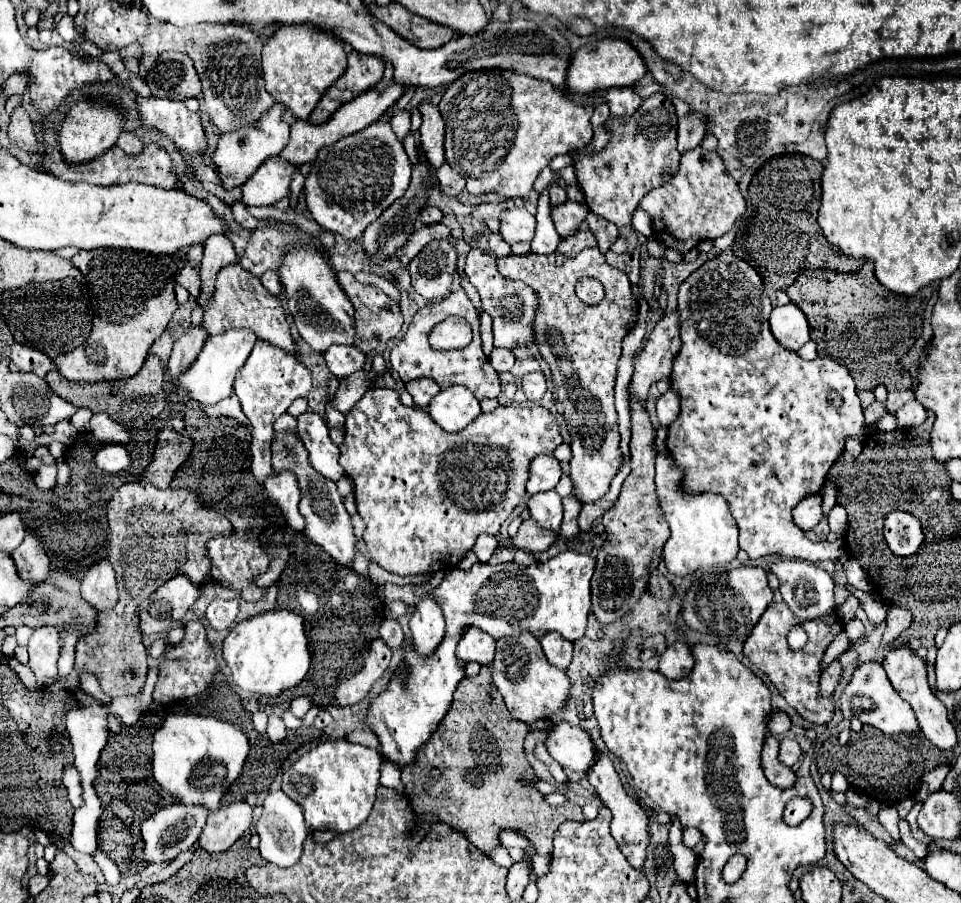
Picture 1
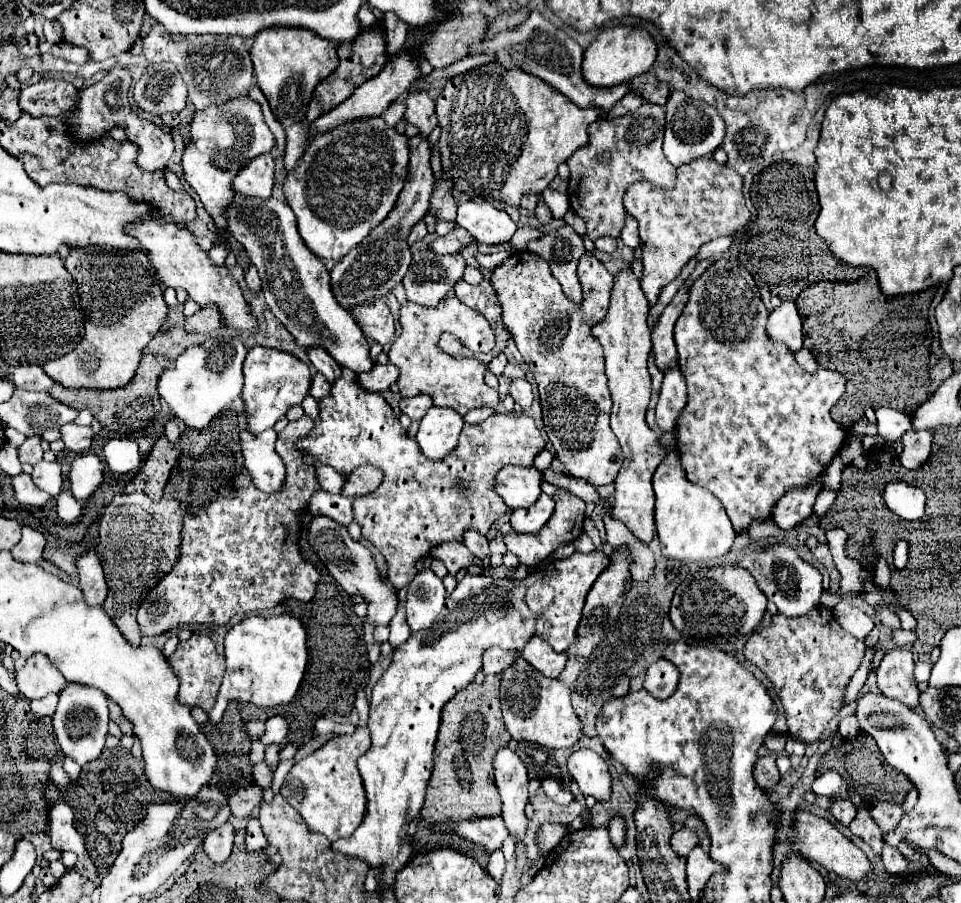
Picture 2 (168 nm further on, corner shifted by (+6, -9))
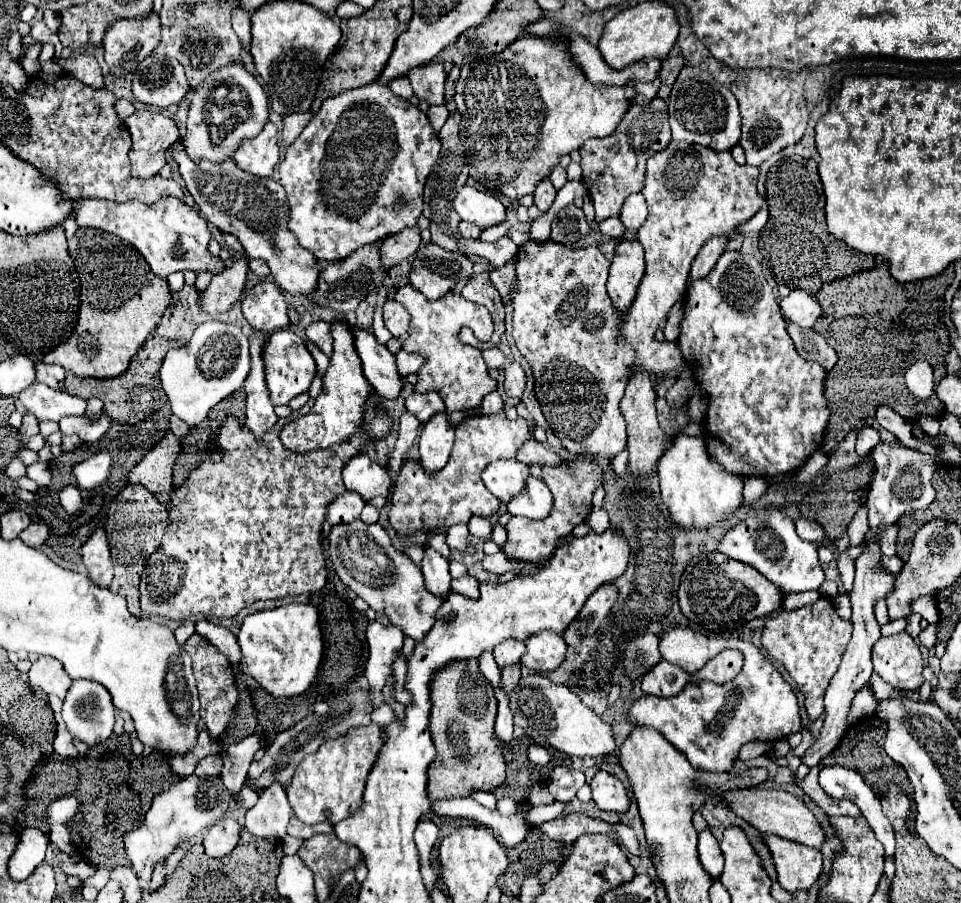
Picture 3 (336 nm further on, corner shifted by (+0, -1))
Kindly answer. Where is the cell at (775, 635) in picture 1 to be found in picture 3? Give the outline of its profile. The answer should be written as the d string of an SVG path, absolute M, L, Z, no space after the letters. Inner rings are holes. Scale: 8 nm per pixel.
M821 597L817 603L805 605L789 613L781 611L775 619L765 621L761 643L773 659L783 663L791 679L801 689L805 697L805 711L811 721L819 719L825 711L823 695L831 677L837 673L837 667L851 639L851 633L853 633L853 621L841 619L833 607L833 601L827 597Z

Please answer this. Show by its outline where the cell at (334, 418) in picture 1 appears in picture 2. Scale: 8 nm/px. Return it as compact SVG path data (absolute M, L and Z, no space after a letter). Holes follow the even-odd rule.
M315 373L313 375L313 385L311 385L311 391L309 393L319 401L319 399L327 397L329 391L331 391L331 383L327 379L323 379L321 373Z

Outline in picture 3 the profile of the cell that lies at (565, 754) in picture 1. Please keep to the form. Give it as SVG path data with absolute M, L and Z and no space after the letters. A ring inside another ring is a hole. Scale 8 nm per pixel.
M599 769L595 773L595 777L591 779L591 791L593 791L593 801L603 811L625 813L629 809L627 791L613 773Z

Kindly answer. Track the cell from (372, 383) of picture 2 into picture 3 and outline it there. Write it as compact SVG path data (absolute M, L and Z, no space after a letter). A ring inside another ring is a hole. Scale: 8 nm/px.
M403 349L397 353L397 371L401 375L401 379L405 379L411 373L417 373L417 369L423 365L423 357L421 355L409 355Z

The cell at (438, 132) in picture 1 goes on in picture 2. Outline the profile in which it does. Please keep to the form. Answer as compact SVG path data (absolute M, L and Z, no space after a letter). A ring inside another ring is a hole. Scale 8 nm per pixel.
M409 91L405 97L405 119L407 123L413 123L419 127L419 133L429 135L433 127L437 125L435 117L435 101L427 91Z

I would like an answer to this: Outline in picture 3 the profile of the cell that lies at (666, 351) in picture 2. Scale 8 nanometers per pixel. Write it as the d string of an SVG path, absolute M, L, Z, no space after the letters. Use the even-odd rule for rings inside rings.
M715 237L715 239L709 239L709 241L701 247L699 255L695 257L695 261L693 261L693 265L691 265L691 271L689 271L687 283L697 281L697 279L701 279L703 275L707 275L707 273L713 269L713 265L717 263L719 255L723 253L725 245L727 245L727 237Z

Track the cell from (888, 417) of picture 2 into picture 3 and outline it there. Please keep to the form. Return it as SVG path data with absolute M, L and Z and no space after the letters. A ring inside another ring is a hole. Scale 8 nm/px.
M921 415L915 419L915 425L921 427L927 435L937 435L939 433L939 419L933 419L929 415Z

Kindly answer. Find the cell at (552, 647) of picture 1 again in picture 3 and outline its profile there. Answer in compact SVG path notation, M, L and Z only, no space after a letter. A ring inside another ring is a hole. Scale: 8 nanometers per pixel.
M543 631L525 641L527 653L521 657L521 663L537 673L547 673L559 667L565 659L567 643L561 635L553 631Z

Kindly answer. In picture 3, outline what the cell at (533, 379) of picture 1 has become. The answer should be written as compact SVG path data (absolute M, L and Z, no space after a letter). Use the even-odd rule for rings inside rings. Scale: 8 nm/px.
M509 363L505 367L505 393L521 399L523 391L525 391L525 385L527 385L527 377L525 377L525 371L521 369L521 365L519 363Z

